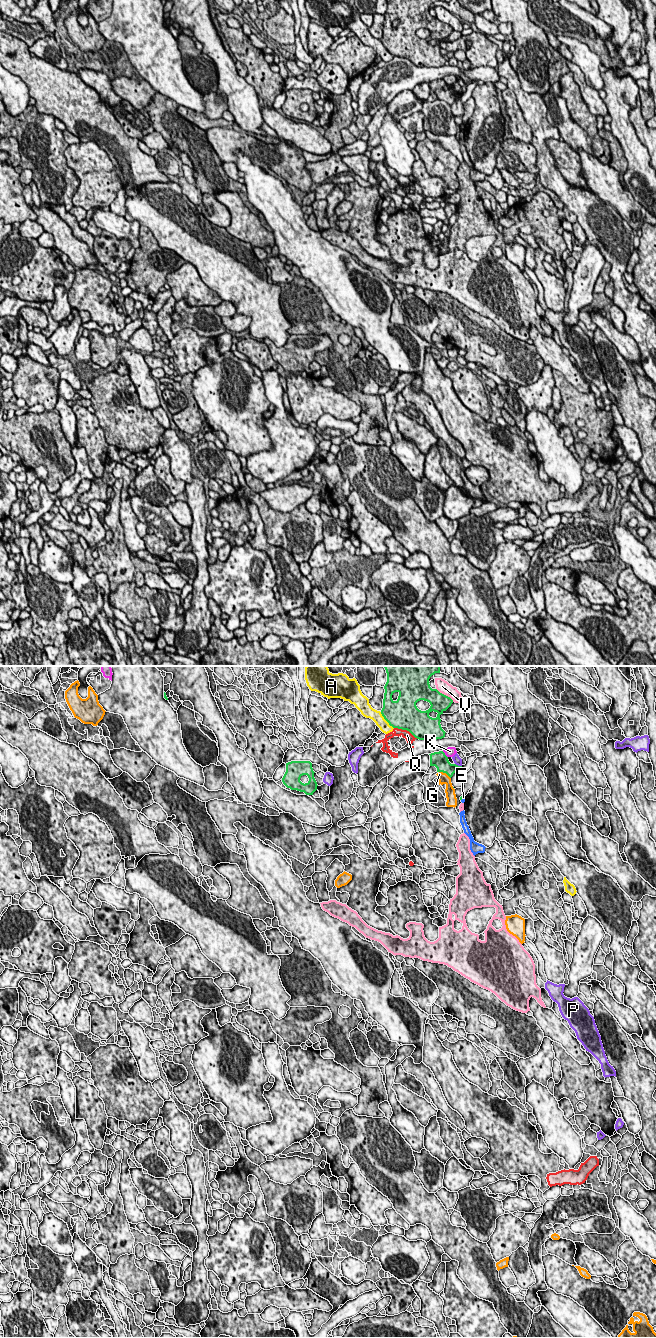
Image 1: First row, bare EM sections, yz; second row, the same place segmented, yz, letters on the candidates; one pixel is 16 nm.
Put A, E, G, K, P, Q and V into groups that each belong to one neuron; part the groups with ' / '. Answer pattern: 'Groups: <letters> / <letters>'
Groups: A / E G / K / P / Q / V

